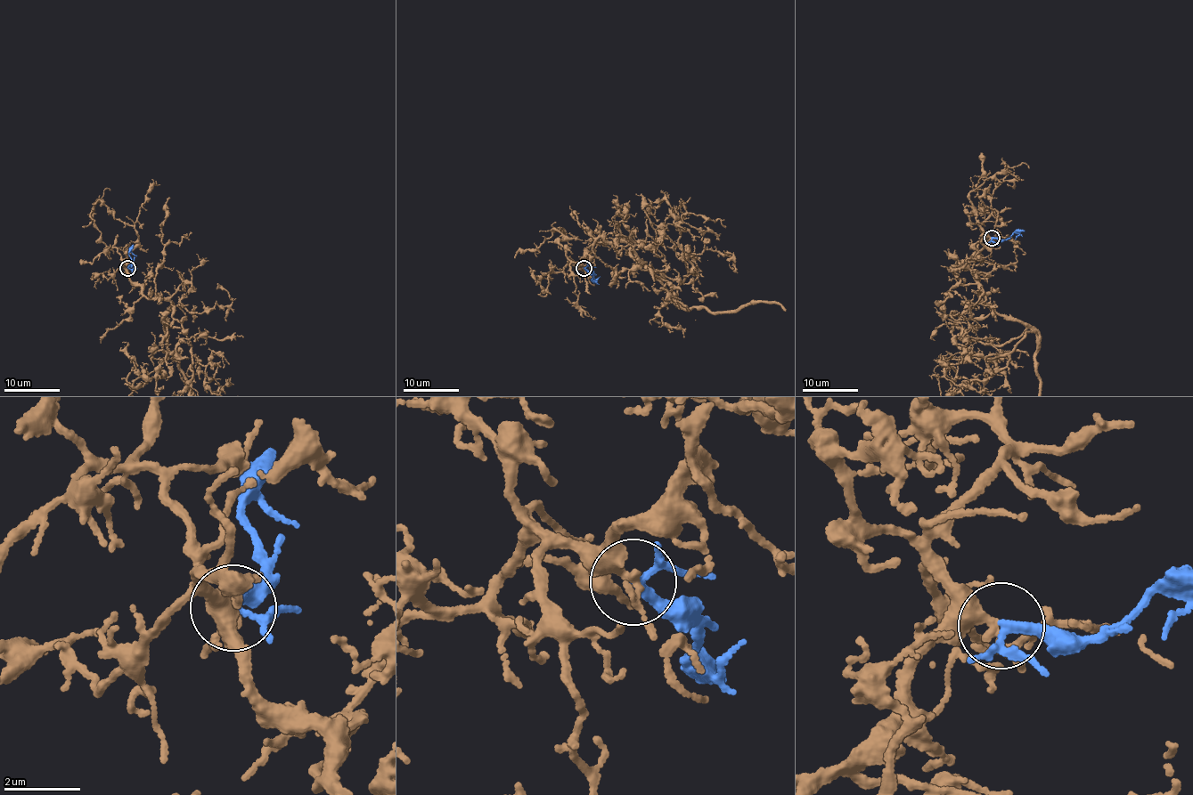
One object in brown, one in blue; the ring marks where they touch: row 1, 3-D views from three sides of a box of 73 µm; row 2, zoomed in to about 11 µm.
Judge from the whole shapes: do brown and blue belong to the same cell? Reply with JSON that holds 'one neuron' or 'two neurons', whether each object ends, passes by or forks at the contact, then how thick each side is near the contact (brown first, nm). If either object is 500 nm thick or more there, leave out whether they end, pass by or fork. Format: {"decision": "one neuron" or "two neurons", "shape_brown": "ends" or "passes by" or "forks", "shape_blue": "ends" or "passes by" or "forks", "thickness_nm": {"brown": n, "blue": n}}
{"decision": "one neuron", "shape_brown": "forks", "shape_blue": "forks", "thickness_nm": {"brown": 240, "blue": 180}}

